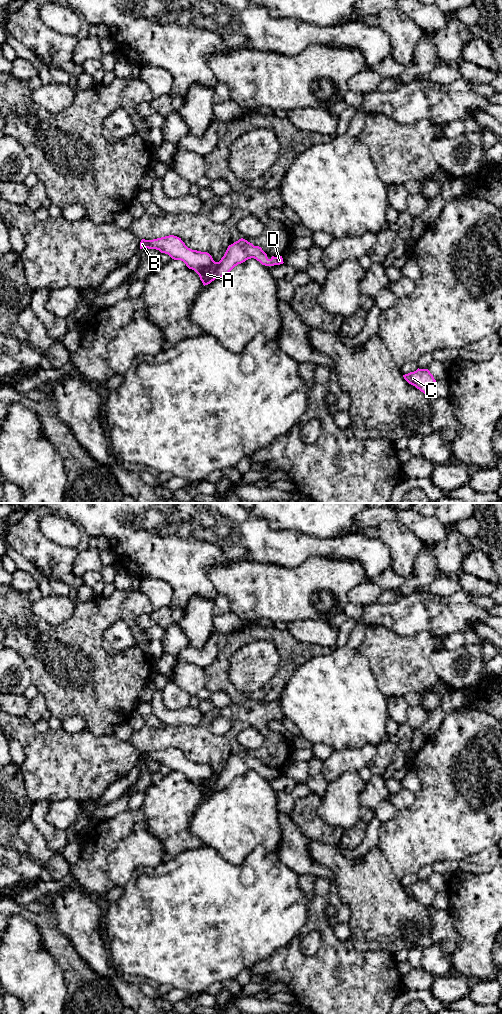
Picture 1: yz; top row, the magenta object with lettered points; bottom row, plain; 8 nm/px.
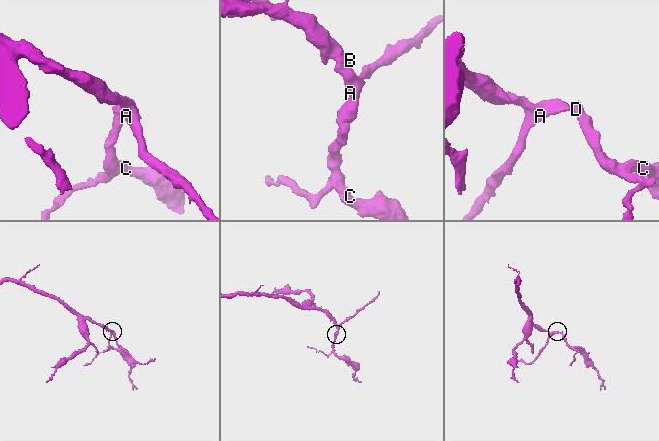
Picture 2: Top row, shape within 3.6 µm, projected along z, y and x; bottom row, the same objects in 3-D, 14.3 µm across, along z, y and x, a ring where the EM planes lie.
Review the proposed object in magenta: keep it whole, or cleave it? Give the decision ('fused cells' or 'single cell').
single cell

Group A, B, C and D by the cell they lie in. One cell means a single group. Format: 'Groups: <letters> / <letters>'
Groups: A B C D

